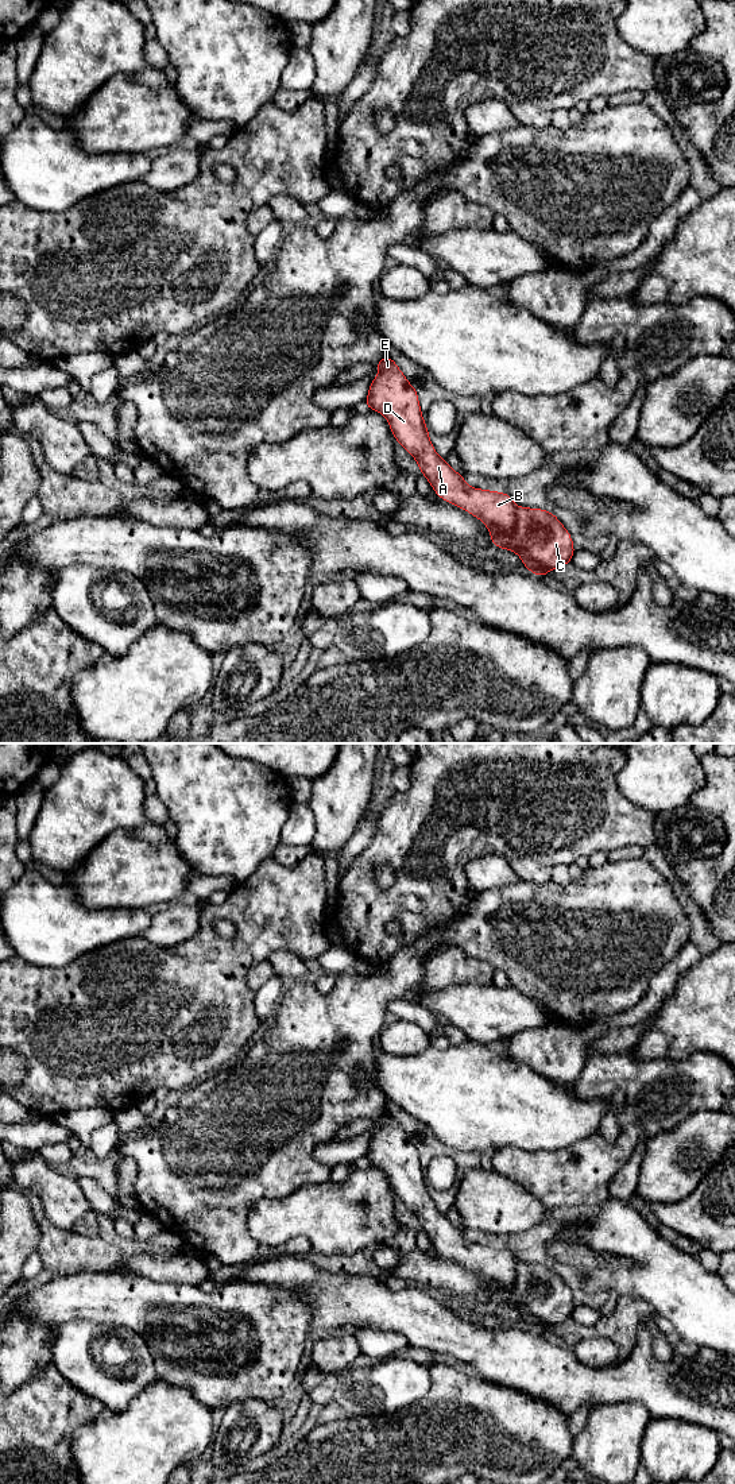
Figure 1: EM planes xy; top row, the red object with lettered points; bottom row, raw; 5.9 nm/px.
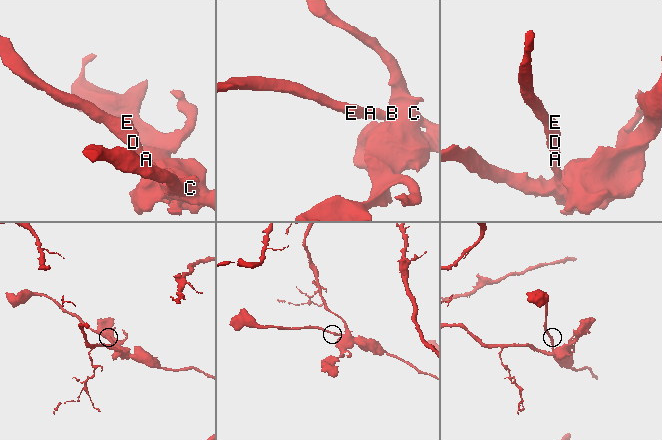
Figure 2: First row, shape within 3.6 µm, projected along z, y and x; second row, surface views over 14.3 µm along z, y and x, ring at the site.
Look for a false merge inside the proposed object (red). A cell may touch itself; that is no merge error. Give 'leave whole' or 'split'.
split

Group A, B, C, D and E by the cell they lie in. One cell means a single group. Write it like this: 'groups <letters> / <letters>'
groups A B D E / C

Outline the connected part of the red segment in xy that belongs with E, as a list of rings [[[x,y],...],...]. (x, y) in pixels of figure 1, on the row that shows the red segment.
[[[386,355],[374,366],[379,368],[379,374],[370,384],[364,407],[376,410],[387,418],[396,443],[415,459],[421,475],[429,480],[438,498],[477,517],[487,526],[491,537],[512,533],[517,523],[517,506],[512,498],[507,492],[469,487],[464,480],[464,475],[457,474],[444,457],[436,453],[421,413],[418,391],[409,383],[396,363]]]

